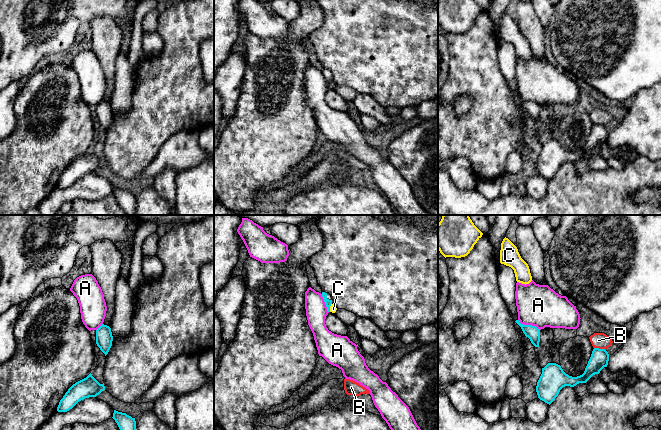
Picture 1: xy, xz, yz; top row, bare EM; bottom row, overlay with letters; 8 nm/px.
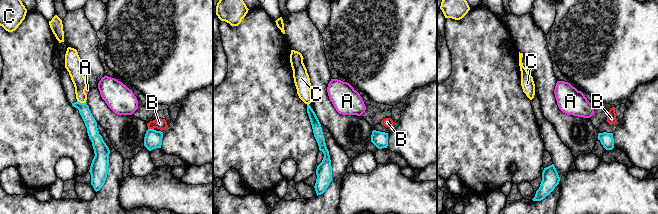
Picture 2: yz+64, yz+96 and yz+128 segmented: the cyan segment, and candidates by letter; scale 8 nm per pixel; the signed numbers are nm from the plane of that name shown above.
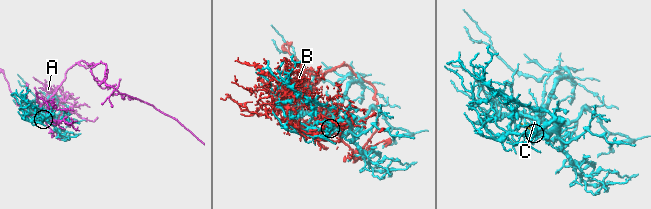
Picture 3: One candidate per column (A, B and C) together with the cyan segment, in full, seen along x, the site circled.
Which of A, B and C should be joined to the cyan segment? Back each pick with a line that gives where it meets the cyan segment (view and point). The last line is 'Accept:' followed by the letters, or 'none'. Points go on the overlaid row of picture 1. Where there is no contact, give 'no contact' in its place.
Accept: none

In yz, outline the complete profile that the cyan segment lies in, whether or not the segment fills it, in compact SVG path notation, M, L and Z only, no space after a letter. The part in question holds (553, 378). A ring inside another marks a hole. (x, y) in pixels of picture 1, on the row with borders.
M594 348L584 373L577 377L569 376L556 363L548 363L542 368L542 374L537 382L538 398L550 405L563 387L586 383L593 375L599 374L607 367L608 361L609 354L605 349Z

